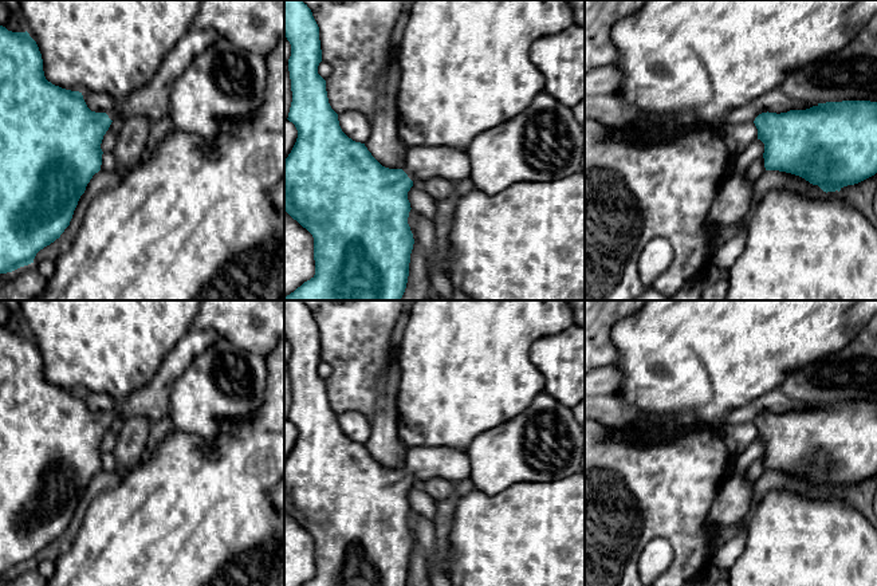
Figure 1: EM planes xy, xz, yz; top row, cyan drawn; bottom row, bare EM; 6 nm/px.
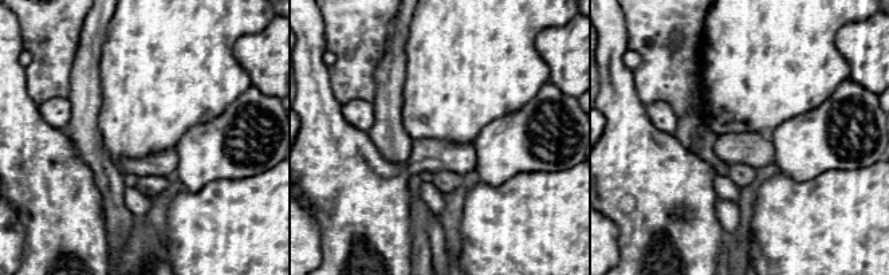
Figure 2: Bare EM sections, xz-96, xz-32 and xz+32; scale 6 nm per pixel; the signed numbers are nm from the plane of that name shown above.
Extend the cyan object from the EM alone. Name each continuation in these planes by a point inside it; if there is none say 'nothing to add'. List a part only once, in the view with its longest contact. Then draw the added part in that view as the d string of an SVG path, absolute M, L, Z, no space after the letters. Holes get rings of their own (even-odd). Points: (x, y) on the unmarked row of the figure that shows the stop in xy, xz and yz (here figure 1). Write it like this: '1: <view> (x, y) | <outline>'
1: xz (421, 463) | M416 447L406 451L404 472L412 481L438 477L456 483L471 476L471 463L464 451Z

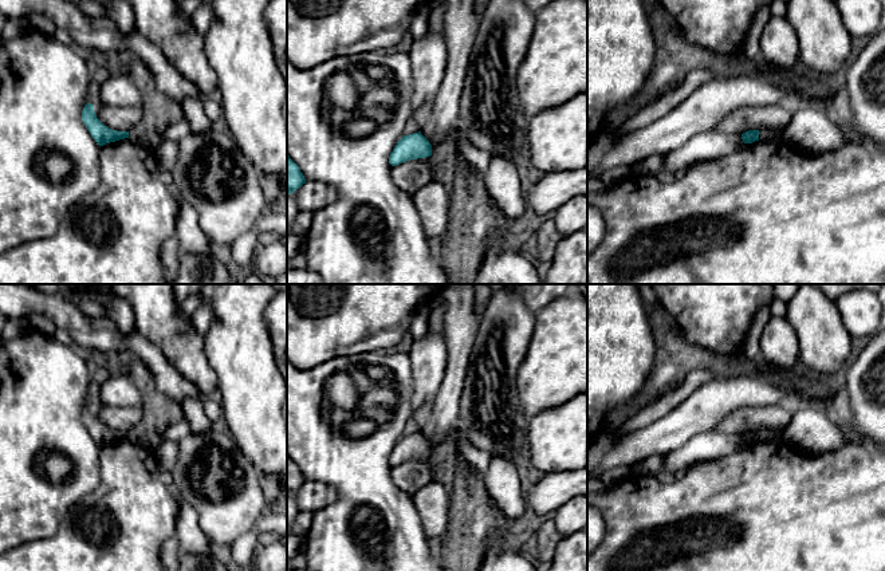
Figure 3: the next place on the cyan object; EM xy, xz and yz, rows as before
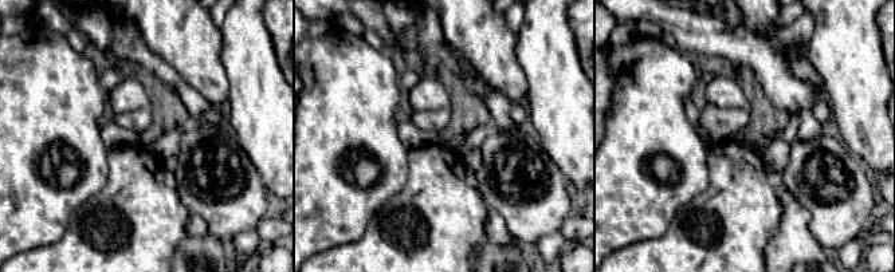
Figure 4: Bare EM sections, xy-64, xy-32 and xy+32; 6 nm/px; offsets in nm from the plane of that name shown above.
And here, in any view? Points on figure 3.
nothing to add

